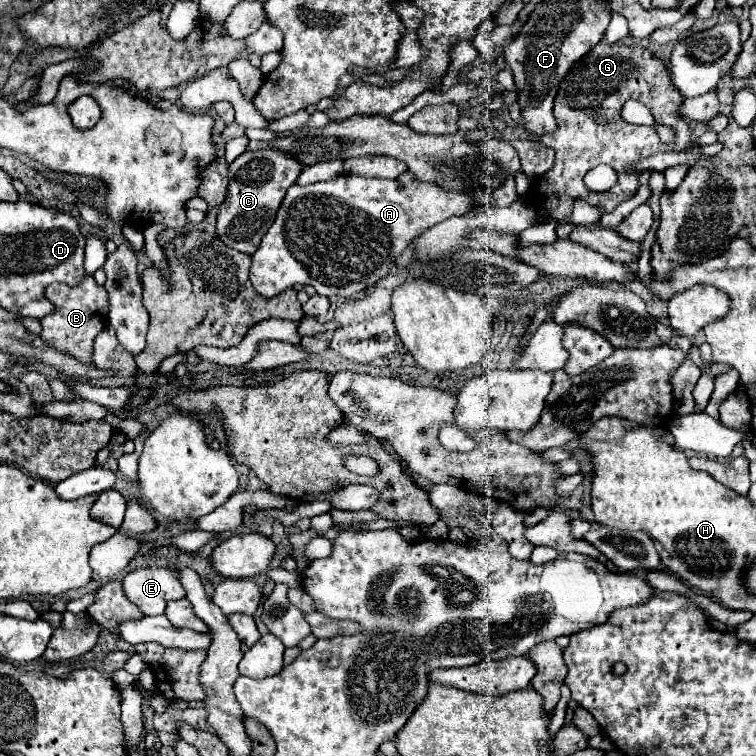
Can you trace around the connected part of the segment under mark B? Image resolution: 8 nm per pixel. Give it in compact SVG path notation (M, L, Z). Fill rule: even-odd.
M86 274L82 286L50 284L45 290L46 298L56 306L56 312L42 320L42 340L56 346L62 352L72 354L82 362L92 364L92 344L96 334L102 330L106 316L100 316L100 308L106 310L108 296L104 286L98 286L92 276Z

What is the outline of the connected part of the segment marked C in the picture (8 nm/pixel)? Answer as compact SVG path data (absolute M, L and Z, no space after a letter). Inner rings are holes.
M246 150L228 166L228 192L216 218L218 238L240 252L254 254L264 232L272 226L286 190L296 182L302 166L294 158L276 150Z

